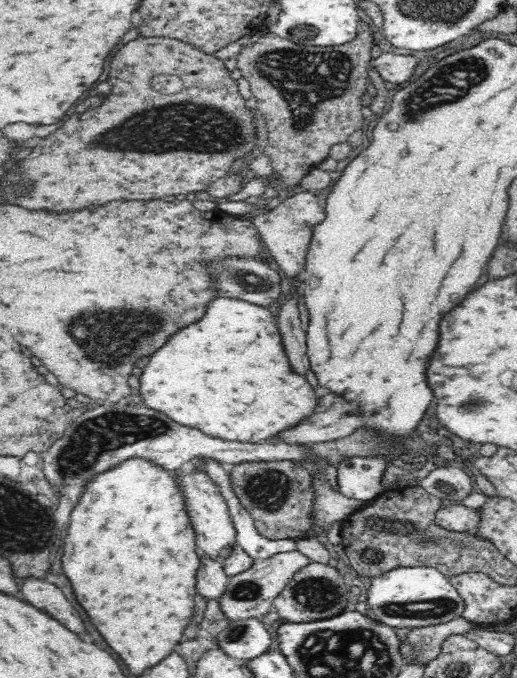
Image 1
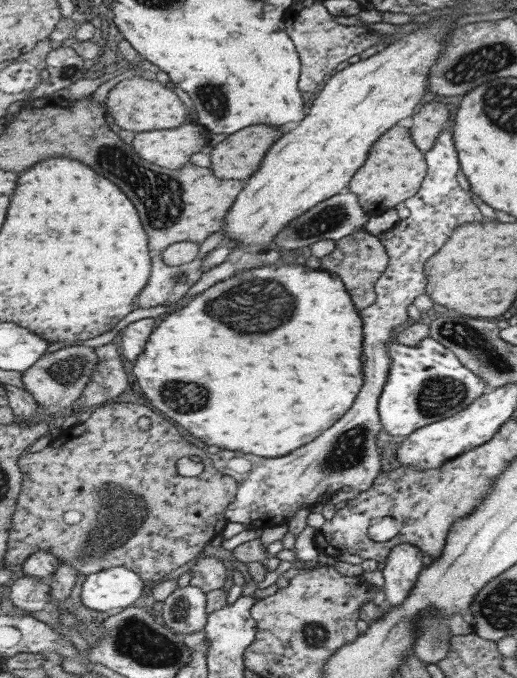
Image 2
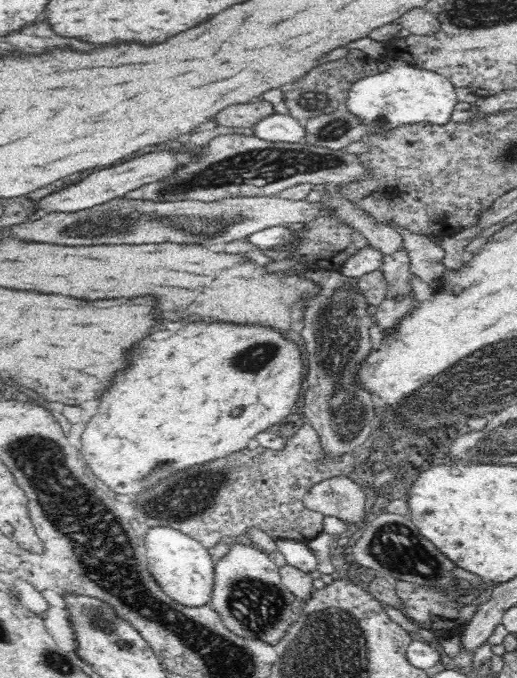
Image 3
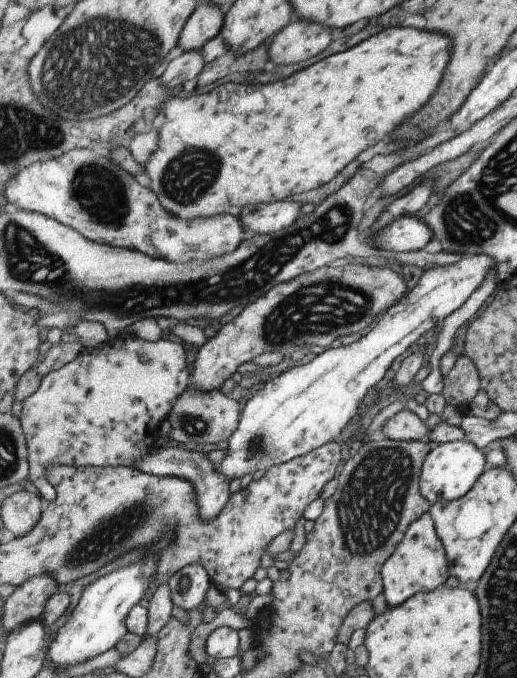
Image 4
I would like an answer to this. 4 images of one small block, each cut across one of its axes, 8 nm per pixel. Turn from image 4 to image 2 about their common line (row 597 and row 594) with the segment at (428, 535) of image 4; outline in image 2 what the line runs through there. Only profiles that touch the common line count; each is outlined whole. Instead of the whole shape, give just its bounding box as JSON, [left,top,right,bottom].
[382,544,425,606]

